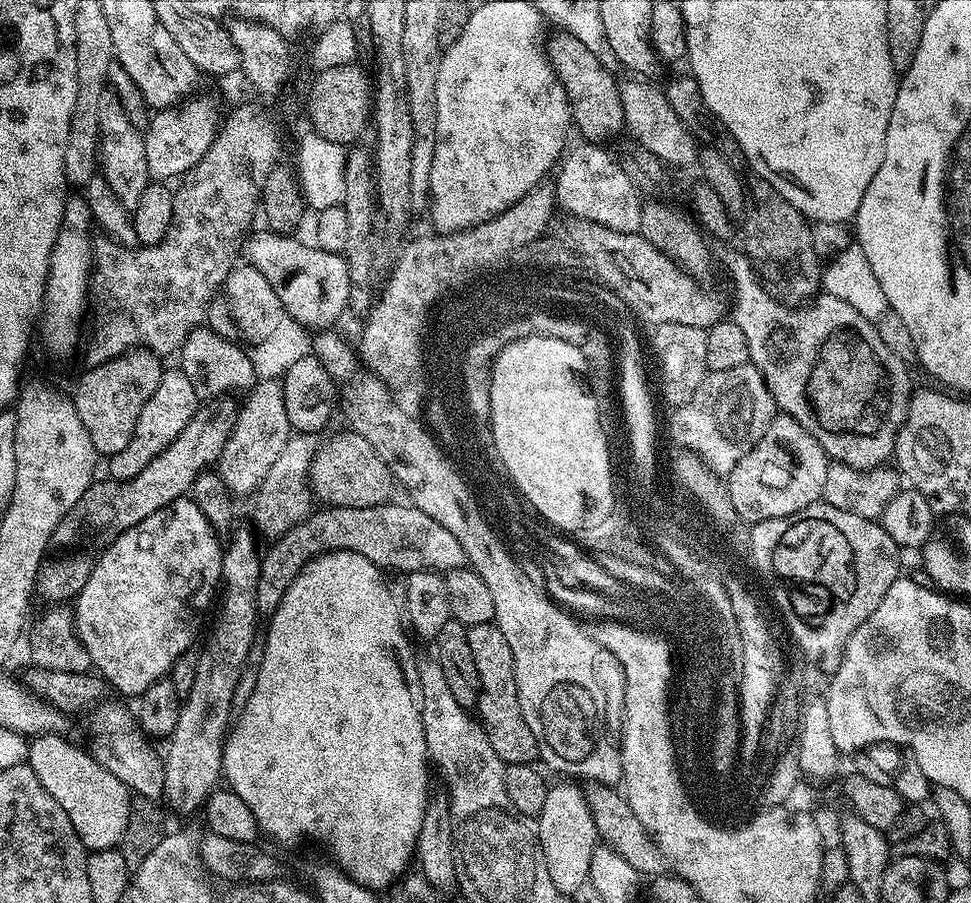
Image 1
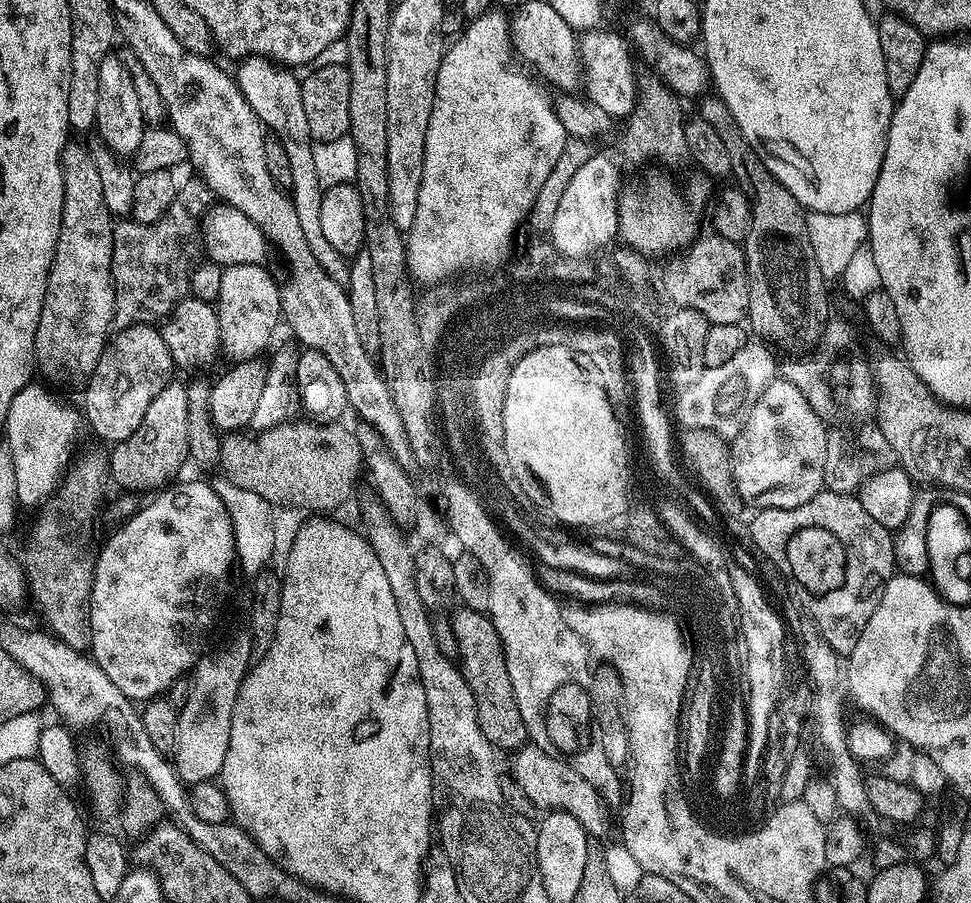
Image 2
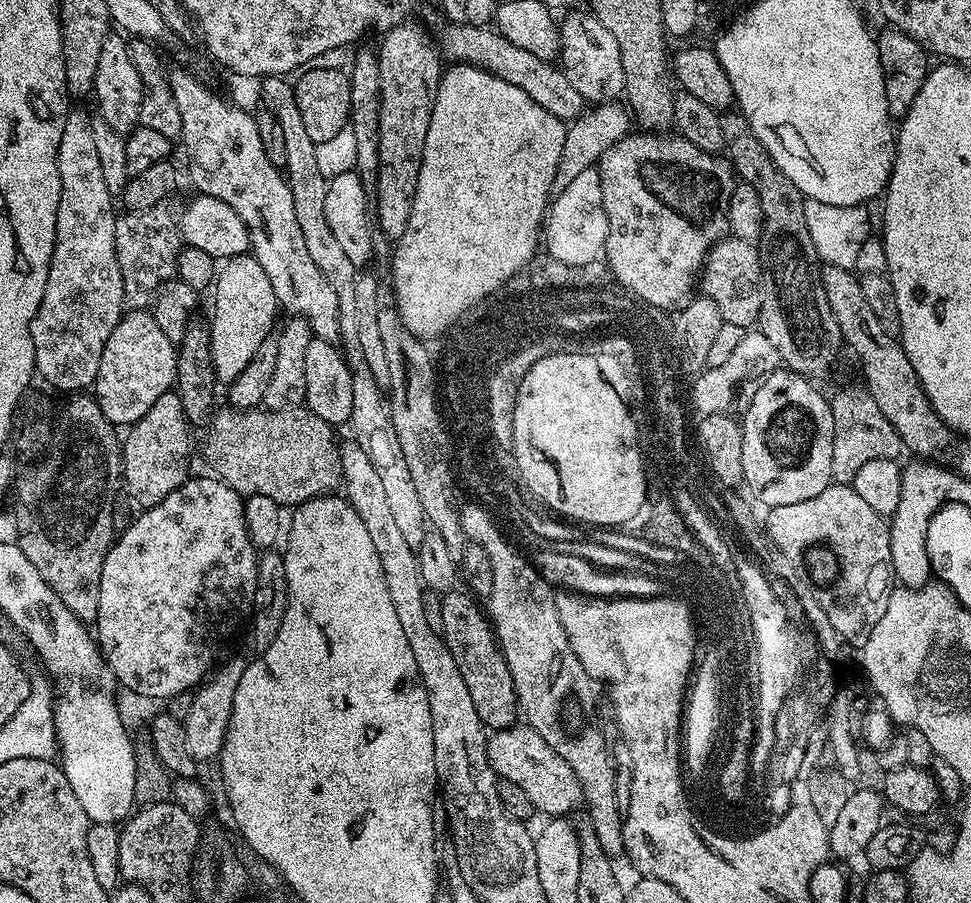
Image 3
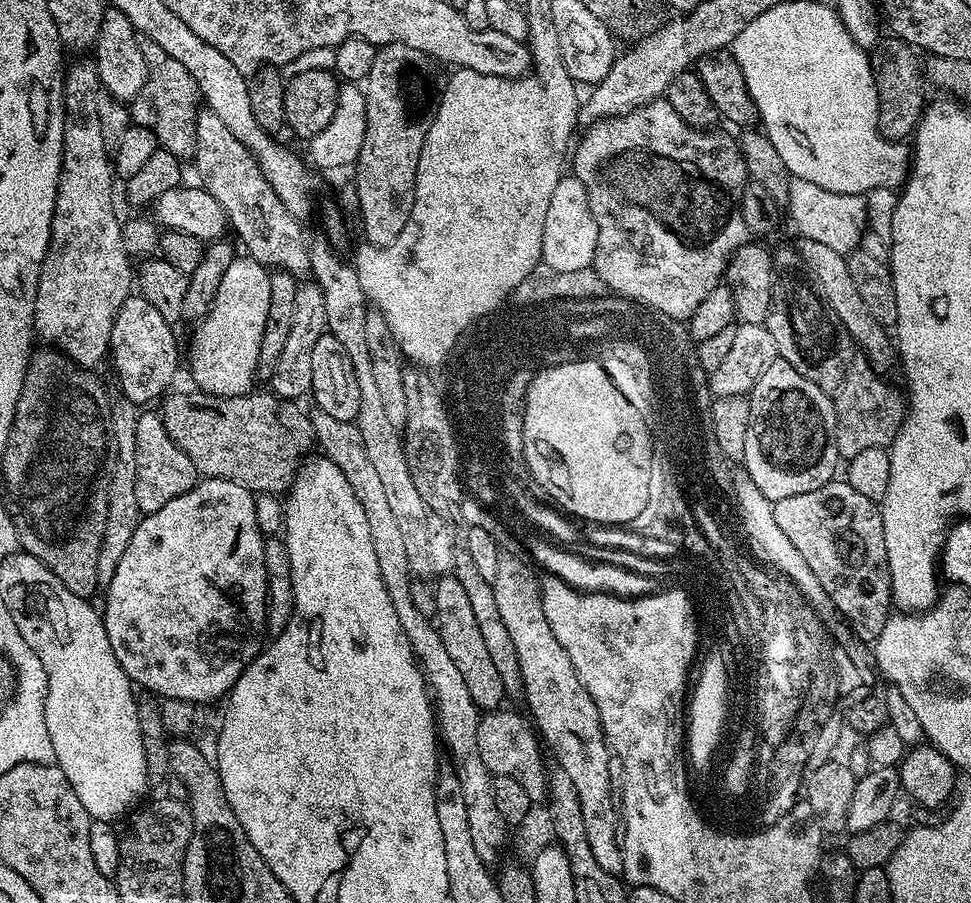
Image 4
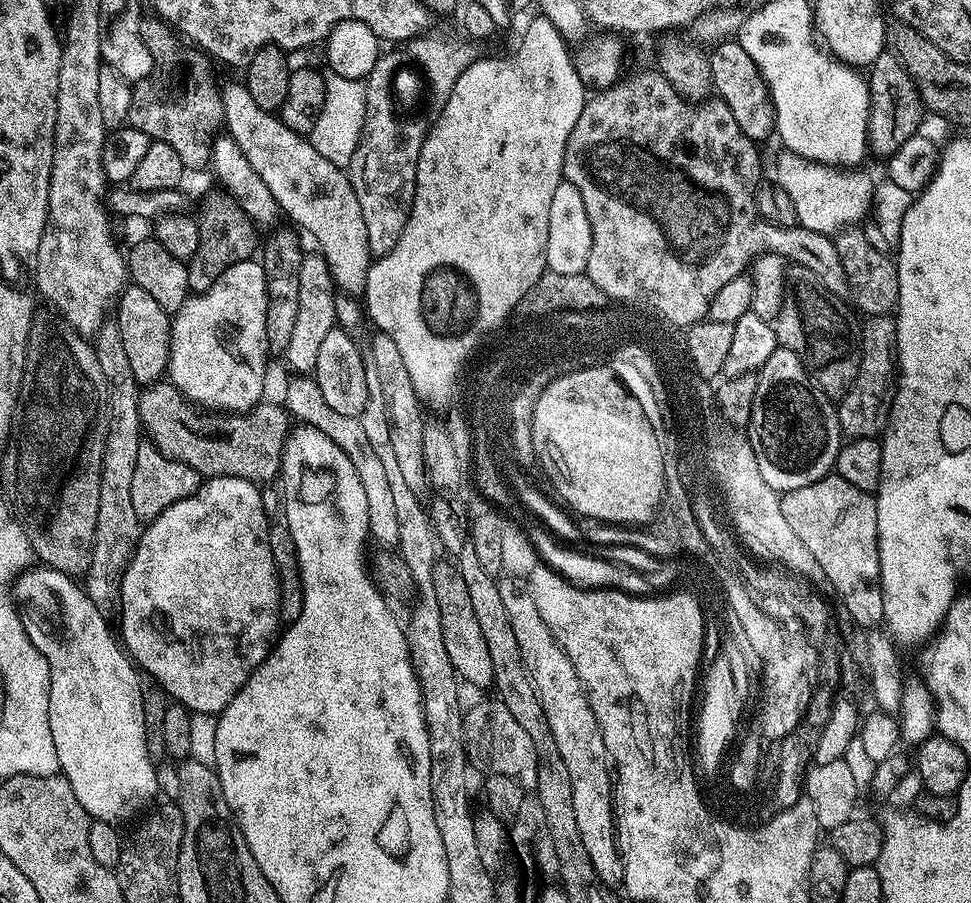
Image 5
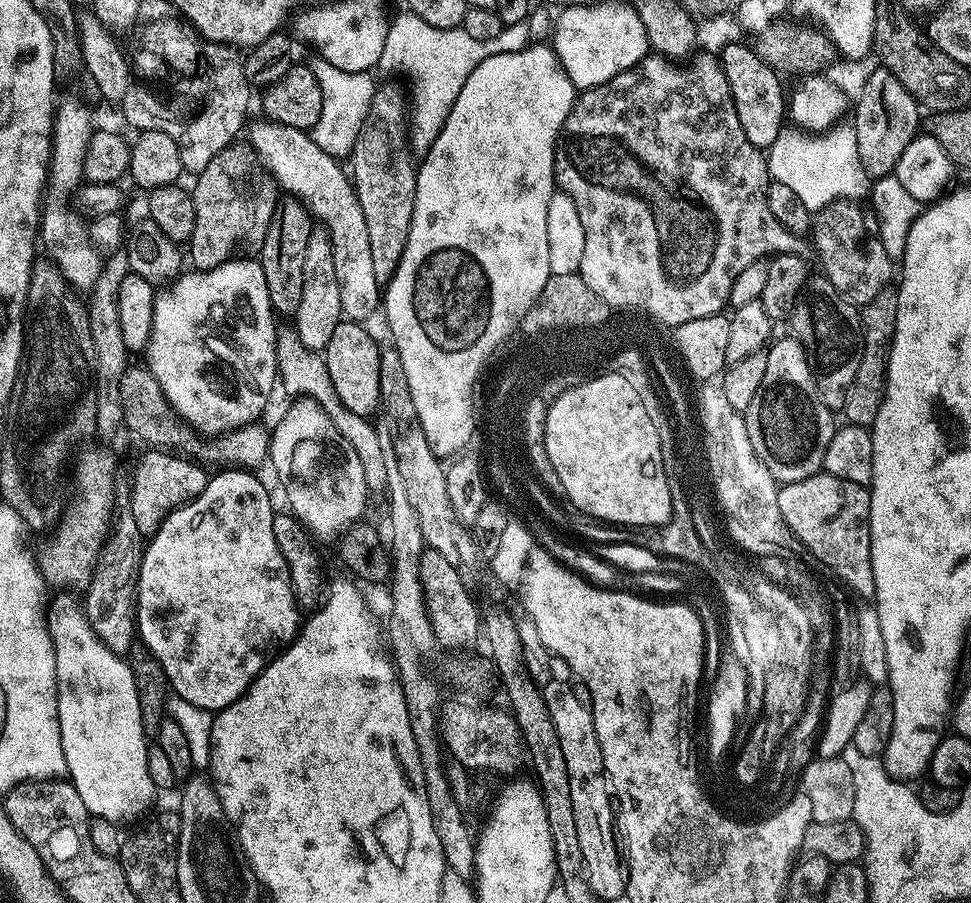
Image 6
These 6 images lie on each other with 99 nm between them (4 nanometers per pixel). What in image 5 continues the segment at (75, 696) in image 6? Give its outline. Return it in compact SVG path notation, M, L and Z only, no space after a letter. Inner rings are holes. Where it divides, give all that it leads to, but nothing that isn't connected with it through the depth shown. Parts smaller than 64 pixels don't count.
M33 566L17 577L14 585L14 599L30 642L34 642L34 646L38 646L38 650L44 655L50 666L50 738L54 738L54 750L58 750L60 772L70 782L78 802L82 802L82 806L92 820L105 820L116 824L121 822L120 820L130 819L143 804L150 803L158 796L155 782L157 765L146 746L146 722L143 721L142 693L139 690L141 673L138 671L137 665L126 655L125 649L122 647L121 641L114 635L113 629L112 632L108 629L106 616L90 600L85 589L66 573L47 566Z

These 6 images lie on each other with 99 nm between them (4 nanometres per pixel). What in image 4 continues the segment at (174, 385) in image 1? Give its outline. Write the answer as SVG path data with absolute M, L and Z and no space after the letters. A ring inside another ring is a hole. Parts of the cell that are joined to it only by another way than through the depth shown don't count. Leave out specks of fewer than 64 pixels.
M144 410L137 418L137 434L135 435L135 453L137 454L134 493L141 513L157 512L166 506L166 502L174 502L182 494L189 492L198 482L198 473L194 462L166 434L164 417L159 411Z

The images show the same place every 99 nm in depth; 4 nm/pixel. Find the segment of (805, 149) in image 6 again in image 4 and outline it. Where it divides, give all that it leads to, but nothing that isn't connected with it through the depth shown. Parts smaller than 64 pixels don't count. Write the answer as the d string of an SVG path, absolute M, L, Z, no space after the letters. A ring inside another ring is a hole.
M792 178L788 181L786 212L792 215L803 239L823 242L830 246L830 250L845 254L855 252L861 247L860 239L866 236L868 201L864 196L834 194L830 190L822 190L822 186L814 186L814 182Z

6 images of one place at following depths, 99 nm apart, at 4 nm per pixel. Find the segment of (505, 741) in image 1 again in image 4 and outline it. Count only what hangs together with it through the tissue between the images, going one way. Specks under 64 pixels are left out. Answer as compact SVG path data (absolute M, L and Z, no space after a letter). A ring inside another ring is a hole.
M444 574L435 581L434 599L437 608L434 611L434 623L440 631L442 646L450 654L454 666L462 673L462 679L466 681L466 690L470 690L470 698L481 710L496 710L505 703L506 697L502 686L502 677L498 675L498 669L490 658L482 639L482 633L478 631L478 622L474 618L474 609L466 595L462 582L458 582L453 574Z

